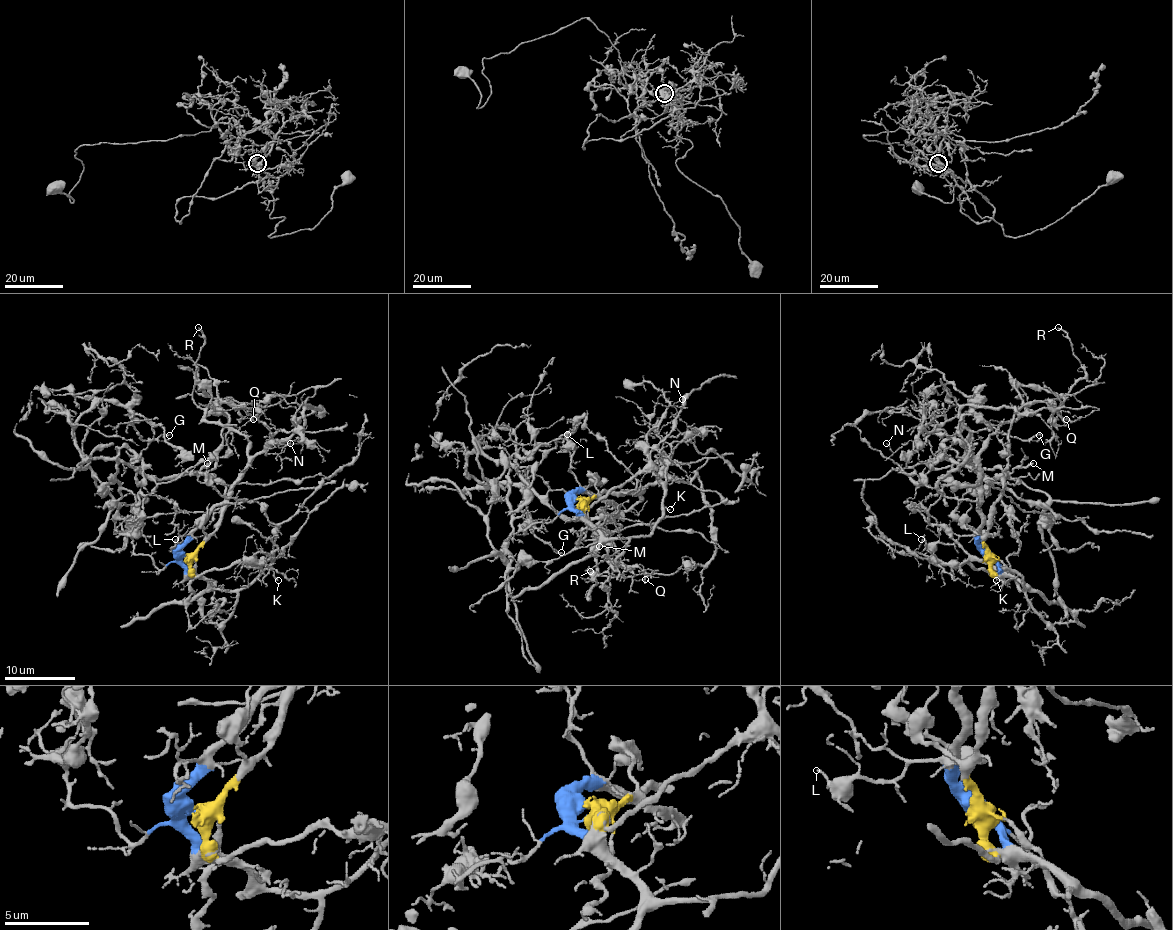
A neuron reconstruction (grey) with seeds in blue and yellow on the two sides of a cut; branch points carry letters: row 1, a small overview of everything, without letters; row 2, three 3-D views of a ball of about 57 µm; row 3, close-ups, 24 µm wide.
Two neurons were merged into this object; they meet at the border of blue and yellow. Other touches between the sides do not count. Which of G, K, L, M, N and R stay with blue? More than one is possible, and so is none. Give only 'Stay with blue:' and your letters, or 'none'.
Stay with blue: K, L, N

